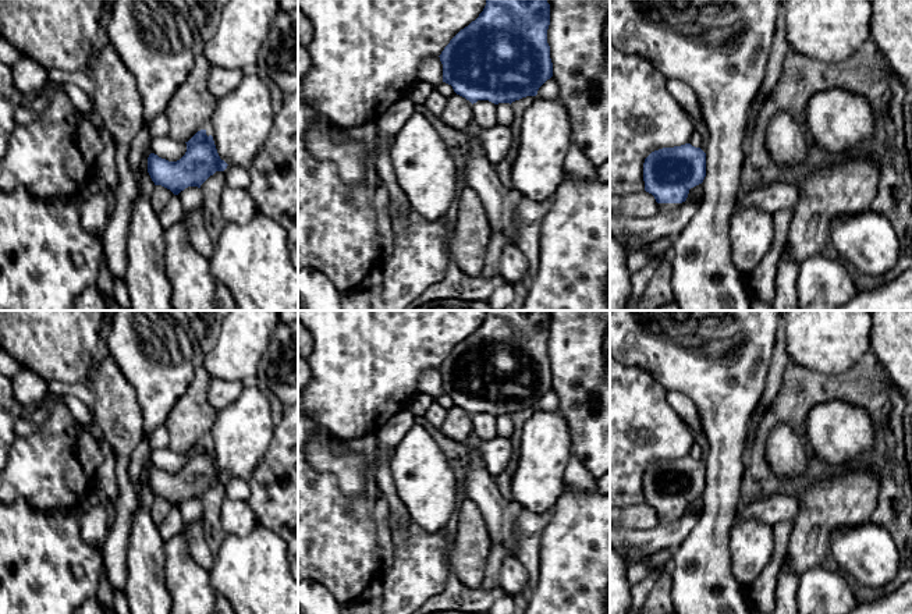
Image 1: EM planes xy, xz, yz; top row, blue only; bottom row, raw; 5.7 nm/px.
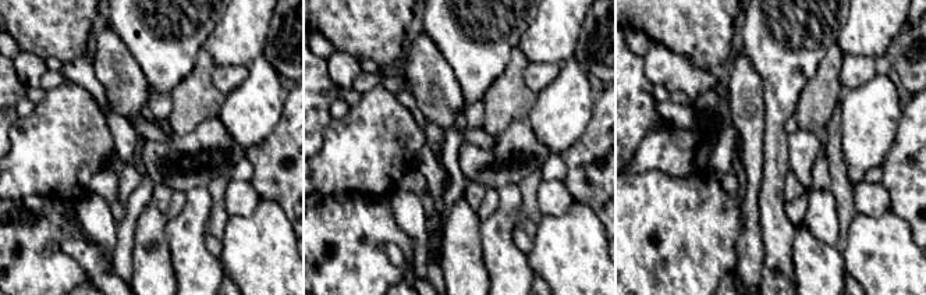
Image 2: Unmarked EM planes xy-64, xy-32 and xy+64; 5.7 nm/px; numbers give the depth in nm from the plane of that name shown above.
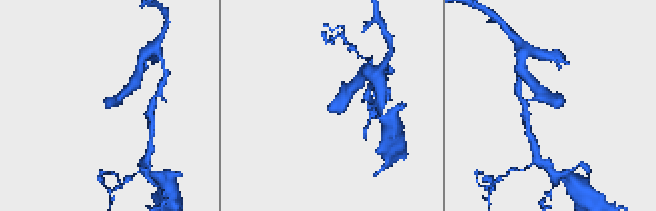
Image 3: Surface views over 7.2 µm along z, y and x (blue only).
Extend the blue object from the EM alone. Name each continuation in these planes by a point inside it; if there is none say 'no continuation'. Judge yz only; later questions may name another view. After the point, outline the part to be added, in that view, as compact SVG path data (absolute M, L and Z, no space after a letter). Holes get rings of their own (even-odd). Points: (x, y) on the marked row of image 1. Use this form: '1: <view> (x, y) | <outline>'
1: yz (660, 206) | M657 203L659 212L670 212L679 207L682 203Z

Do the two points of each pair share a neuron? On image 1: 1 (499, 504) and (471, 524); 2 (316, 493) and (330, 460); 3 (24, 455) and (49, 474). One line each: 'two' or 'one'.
1: two
2: two
3: one

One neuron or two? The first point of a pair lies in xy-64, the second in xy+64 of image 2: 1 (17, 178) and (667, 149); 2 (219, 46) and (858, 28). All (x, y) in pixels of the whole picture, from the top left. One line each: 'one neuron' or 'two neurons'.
1: one neuron
2: one neuron

